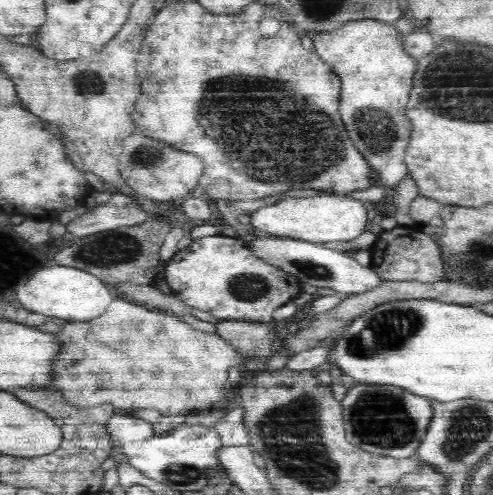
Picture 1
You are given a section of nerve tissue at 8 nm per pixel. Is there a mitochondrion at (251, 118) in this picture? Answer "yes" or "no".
yes

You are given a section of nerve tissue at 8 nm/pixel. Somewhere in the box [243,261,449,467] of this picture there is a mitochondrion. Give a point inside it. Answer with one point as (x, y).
(380, 418)

